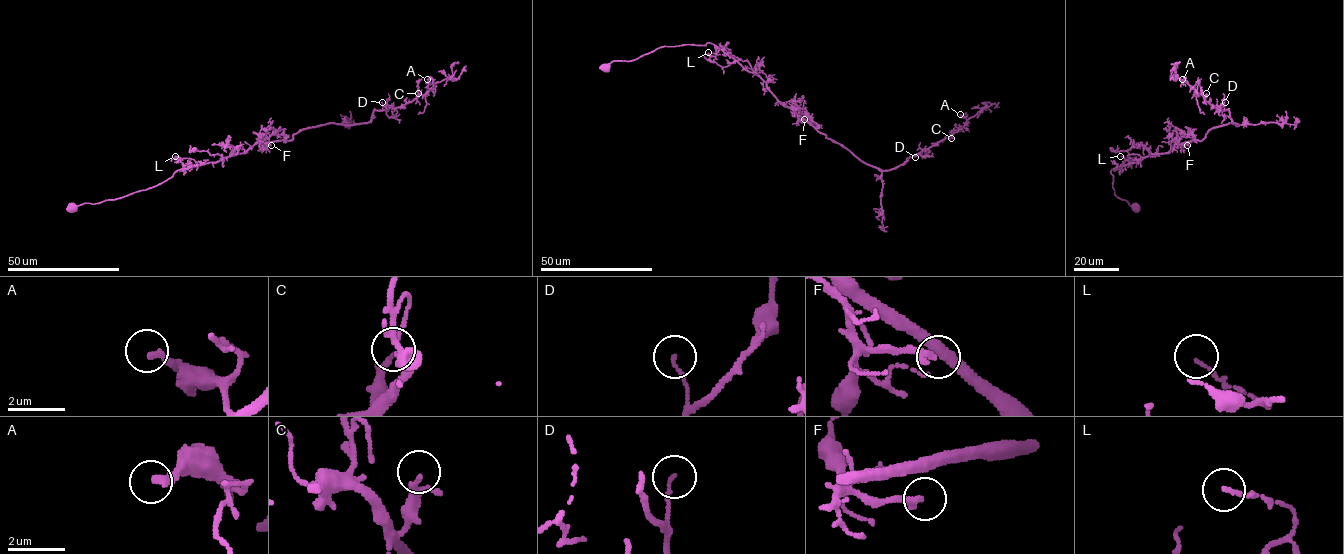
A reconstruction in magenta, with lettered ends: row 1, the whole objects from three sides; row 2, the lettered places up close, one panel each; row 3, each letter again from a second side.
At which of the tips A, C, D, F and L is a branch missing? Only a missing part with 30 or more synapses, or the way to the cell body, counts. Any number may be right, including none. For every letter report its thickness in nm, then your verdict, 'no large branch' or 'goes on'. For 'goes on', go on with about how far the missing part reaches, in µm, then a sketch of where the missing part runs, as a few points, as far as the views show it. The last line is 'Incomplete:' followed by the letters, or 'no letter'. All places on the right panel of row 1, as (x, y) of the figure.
A: calibre 240 nm; no large branch
C: calibre 150 nm; no large branch
D: calibre 110 nm; no large branch
F: calibre 260 nm; goes on; missing 10 µm
L: calibre 110 nm; no large branch
Incomplete: F

